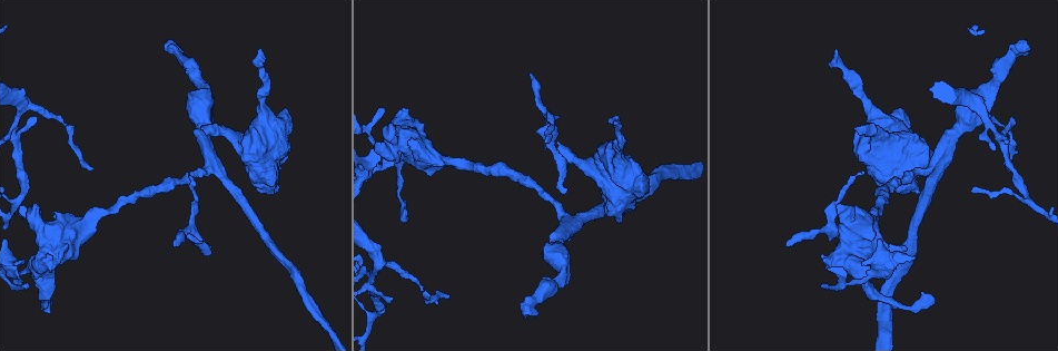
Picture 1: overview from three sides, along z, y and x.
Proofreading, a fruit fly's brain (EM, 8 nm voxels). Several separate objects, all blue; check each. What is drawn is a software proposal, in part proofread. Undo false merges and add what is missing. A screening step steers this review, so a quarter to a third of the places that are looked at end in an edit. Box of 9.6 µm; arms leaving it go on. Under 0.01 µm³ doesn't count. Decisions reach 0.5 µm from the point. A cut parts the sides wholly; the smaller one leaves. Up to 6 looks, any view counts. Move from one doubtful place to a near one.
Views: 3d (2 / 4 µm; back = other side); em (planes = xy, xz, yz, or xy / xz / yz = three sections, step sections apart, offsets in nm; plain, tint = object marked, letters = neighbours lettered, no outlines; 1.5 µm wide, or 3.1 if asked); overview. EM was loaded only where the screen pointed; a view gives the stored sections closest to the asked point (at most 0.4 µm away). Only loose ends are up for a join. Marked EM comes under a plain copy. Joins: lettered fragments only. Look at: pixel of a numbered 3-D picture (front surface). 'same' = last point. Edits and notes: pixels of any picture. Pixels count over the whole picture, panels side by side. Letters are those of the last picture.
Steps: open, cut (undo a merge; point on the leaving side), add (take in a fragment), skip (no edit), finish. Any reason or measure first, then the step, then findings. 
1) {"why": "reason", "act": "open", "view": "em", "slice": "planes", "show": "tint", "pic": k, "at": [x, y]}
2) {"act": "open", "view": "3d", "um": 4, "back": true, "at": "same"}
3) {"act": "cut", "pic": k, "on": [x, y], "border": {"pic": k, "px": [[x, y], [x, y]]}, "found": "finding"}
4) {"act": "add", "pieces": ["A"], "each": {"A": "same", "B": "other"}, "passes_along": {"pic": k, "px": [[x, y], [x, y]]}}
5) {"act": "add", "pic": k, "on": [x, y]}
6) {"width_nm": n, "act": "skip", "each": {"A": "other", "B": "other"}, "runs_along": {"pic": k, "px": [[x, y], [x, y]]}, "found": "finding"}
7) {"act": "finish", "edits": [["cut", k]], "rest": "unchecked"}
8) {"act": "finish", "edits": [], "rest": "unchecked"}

{"why": "an open end", "act": "open", "view": "3d", "um": 4, "pic": 1, "at": [1022, 39]}

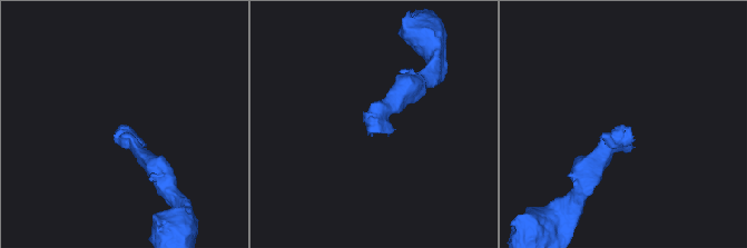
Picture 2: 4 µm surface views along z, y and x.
{"why": "now the EM", "act": "open", "view": "em", "slice": "planes", "show": "letters", "pic": 2, "at": [368, 123]}

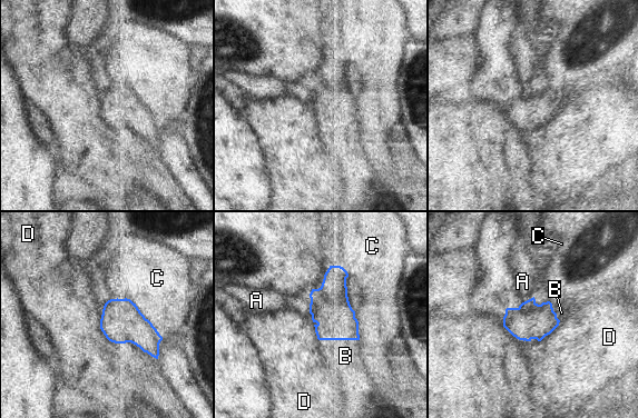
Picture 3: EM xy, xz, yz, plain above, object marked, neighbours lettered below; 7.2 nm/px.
{"width_nm": 280, "act": "add", "pieces": ["B"], "each": {"A": "other", "B": "same", "C": "other", "D": "other"}, "found": "it goes on there"}

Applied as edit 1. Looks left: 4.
{"why": "see it whole again", "act": "open", "view": "overview"}

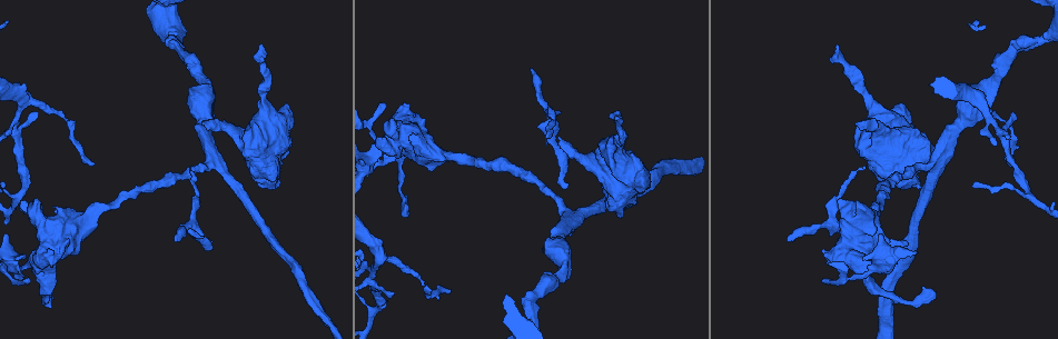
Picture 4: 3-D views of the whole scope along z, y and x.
{"why": "free end", "act": "open", "view": "3d", "um": 4, "pic": 4, "at": [559, 138]}

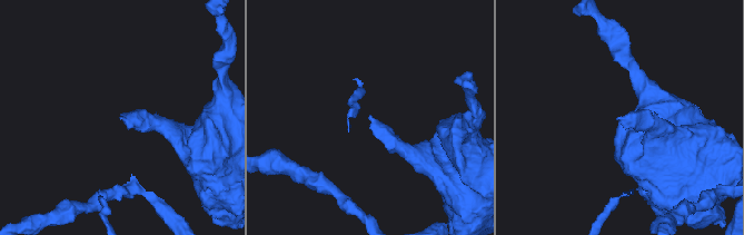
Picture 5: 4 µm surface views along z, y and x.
{"why": "shape alone is not enough", "act": "open", "view": "em", "slice": "planes", "show": "letters", "pic": 5, "at": [371, 117]}

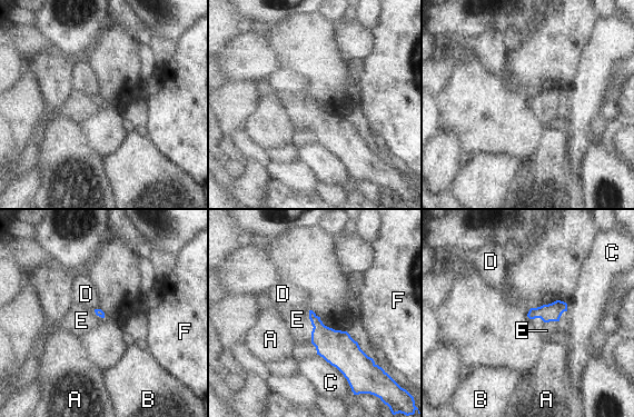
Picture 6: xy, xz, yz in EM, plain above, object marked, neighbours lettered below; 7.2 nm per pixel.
{"act": "add", "pieces": ["E"], "each": {"A": "other", "B": "other", "C": "other", "D": "other", "E": "same", "F": "other"}, "passes_along": {"pic": 6, "px": [[336, 347], [313, 326], [297, 319]]}, "found": "the neuron continues"}

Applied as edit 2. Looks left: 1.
{"act": "finish", "edits": [["add", 3], ["add", 6]], "rest": "unchecked"}

